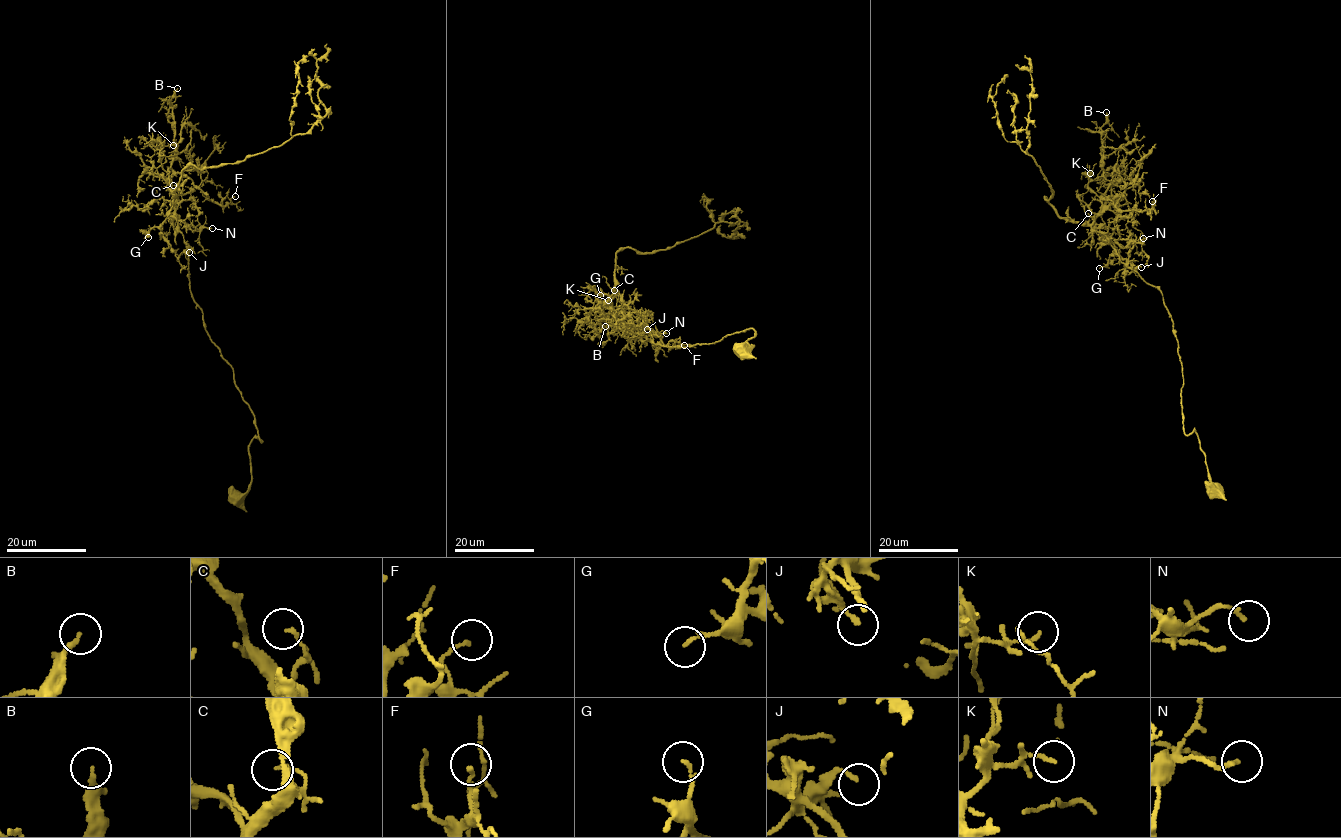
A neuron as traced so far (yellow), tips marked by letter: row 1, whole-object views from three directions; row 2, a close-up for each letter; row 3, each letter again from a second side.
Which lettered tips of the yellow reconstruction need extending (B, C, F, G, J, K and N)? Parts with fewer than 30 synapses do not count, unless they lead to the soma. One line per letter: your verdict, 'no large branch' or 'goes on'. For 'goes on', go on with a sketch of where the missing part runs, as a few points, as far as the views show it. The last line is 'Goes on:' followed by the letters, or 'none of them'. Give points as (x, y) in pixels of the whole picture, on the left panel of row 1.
B: no large branch
C: no large branch
F: no large branch
G: no large branch
J: no large branch
K: no large branch
N: goes on; missing branch runs (212, 228), (211, 239), (206, 242), (206, 255), (217, 264)
Goes on: N

